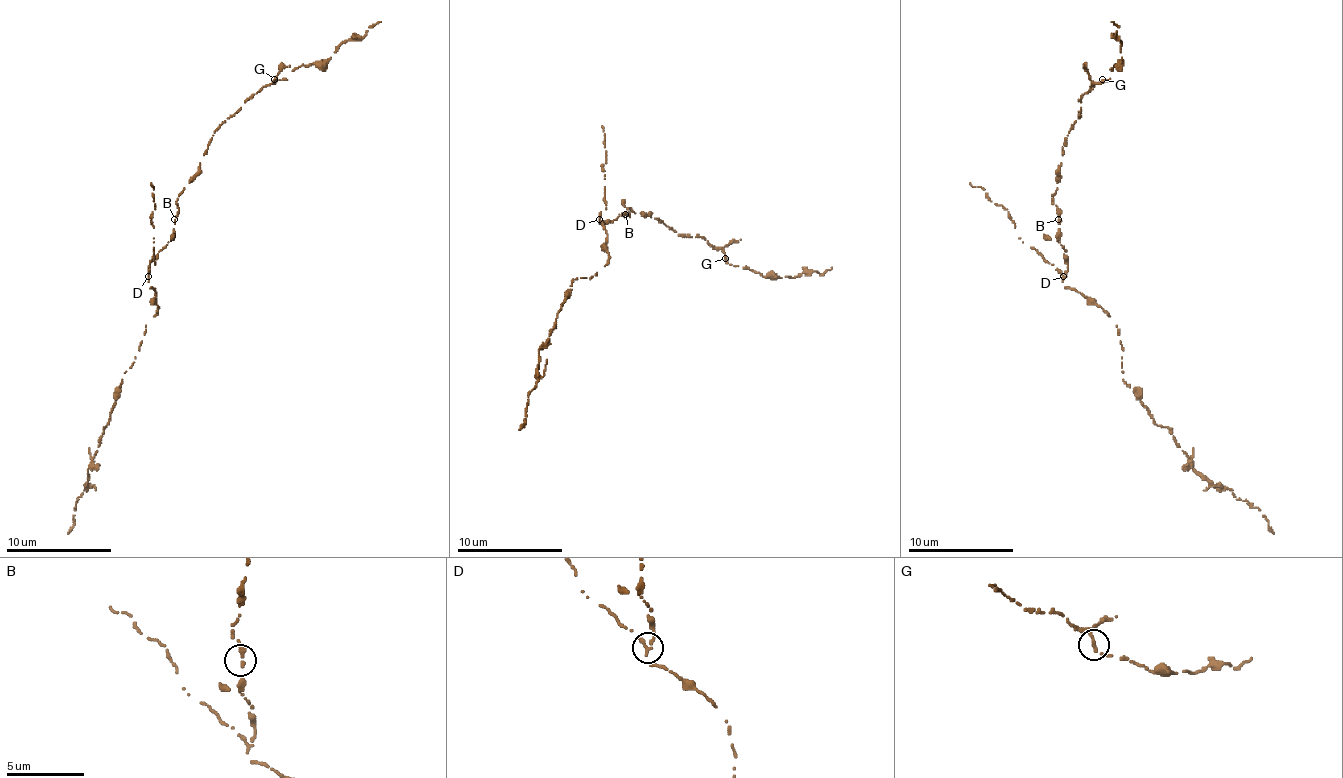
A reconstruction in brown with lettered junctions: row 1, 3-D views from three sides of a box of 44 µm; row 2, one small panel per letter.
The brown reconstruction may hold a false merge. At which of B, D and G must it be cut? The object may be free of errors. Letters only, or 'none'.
D

